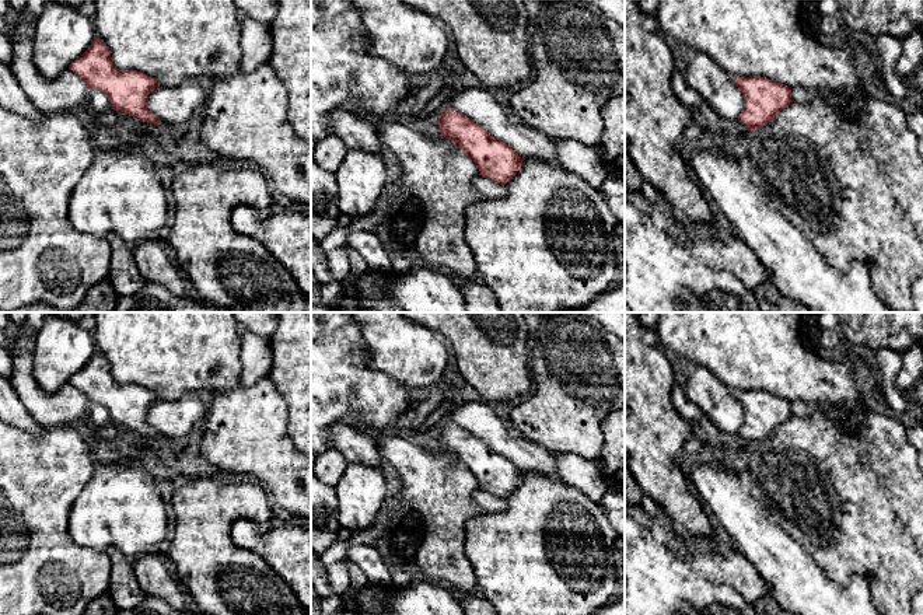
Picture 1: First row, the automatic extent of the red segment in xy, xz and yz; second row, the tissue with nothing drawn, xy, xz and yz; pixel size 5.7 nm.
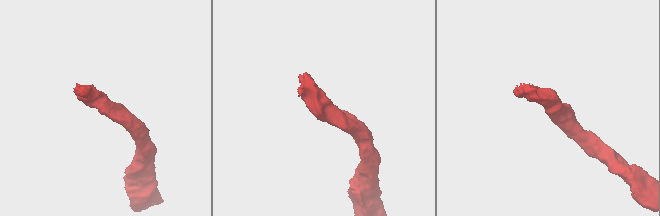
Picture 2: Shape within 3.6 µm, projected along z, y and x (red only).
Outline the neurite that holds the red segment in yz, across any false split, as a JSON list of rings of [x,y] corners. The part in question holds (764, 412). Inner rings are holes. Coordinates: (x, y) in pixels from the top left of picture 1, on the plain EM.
[[[761,389],[733,392],[744,410],[744,423],[738,434],[751,445],[770,437],[775,430],[793,416],[791,401]]]

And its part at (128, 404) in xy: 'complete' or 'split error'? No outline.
complete

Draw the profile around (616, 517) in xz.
[[[625,510],[608,511],[606,518],[616,531],[618,537],[625,539]]]

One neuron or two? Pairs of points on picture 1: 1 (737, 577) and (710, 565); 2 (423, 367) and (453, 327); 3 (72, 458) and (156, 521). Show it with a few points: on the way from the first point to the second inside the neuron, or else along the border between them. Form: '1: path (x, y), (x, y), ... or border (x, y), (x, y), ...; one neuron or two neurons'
1: path (730, 570), (723, 565), (717, 565); one neuron
2: border (426, 327), (437, 331), (444, 338), (453, 363); two neurons
3: border (95, 464), (94, 474), (74, 503); two neurons

